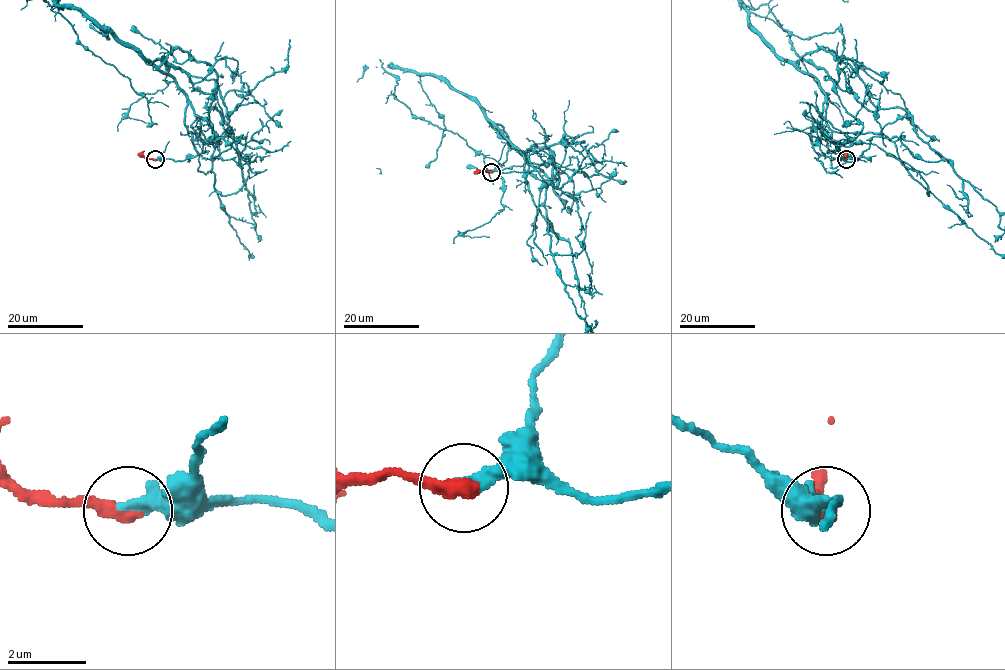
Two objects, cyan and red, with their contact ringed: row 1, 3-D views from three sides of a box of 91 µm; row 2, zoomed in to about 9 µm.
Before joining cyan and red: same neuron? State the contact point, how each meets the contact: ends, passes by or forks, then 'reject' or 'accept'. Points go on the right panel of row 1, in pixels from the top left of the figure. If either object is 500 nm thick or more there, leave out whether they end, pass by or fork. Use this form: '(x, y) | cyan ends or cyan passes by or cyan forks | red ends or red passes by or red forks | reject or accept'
(846, 159) | cyan ends | red ends | accept

